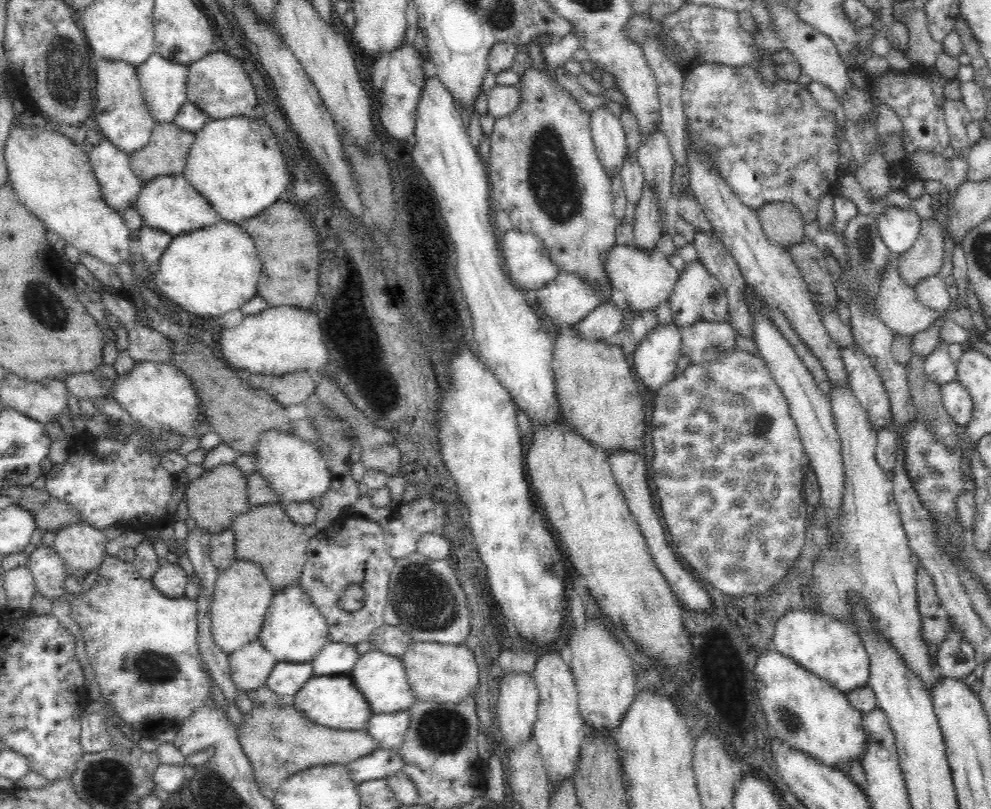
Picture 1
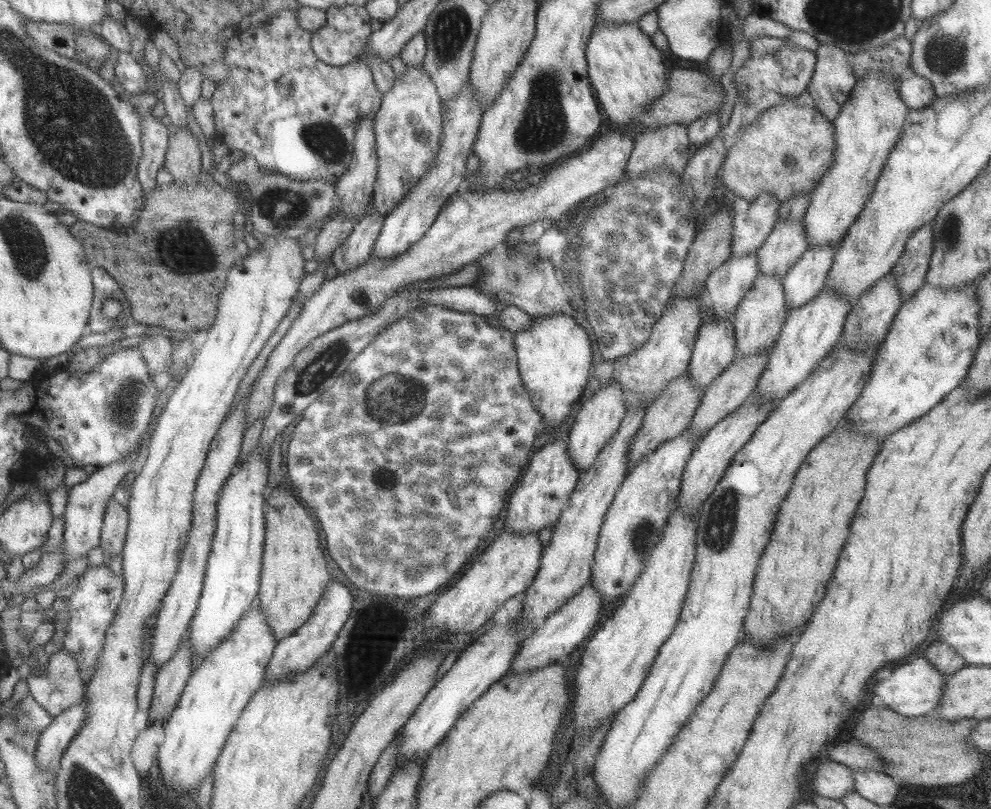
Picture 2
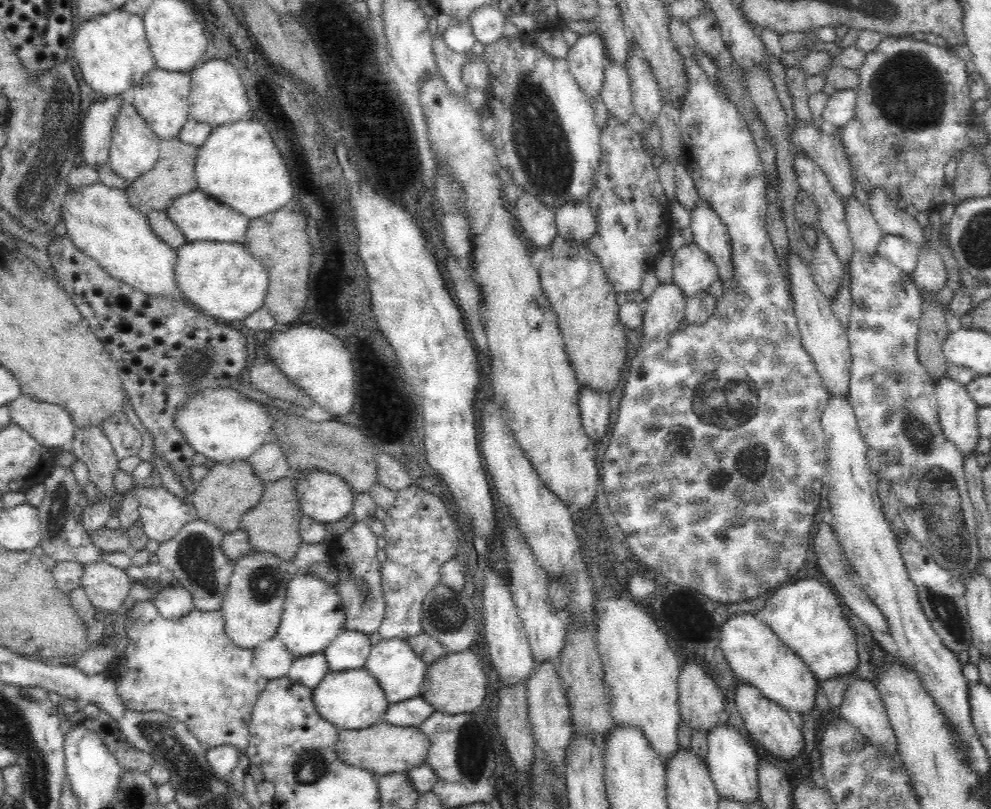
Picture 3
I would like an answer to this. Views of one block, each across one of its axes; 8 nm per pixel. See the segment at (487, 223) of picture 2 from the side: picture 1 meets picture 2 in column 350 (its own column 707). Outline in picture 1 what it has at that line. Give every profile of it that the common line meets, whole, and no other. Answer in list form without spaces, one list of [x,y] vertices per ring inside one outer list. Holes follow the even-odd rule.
[[[698,258],[686,264],[685,268],[679,272],[678,280],[674,286],[669,300],[674,317],[673,322],[679,327],[690,326],[700,320],[728,322],[729,303],[724,286],[720,280],[708,273]]]

